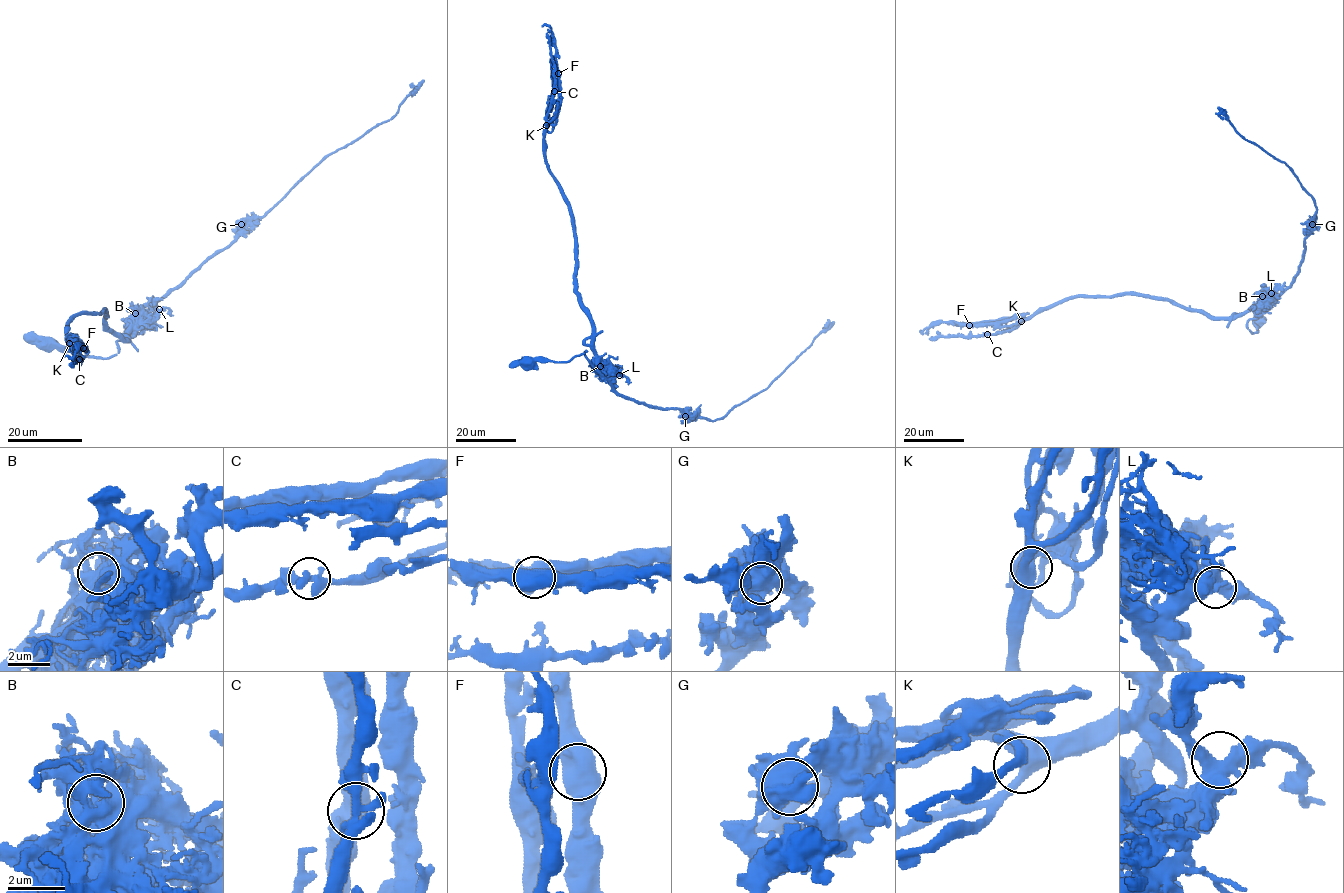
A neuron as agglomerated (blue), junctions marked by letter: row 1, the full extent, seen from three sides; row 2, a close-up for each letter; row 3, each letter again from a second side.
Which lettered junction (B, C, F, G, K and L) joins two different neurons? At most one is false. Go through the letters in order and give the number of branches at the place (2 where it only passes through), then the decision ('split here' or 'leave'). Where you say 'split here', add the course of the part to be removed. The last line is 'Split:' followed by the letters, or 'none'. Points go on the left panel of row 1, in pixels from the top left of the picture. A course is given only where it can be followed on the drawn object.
B: 5 branches meet; split here; foreign part runs (135, 313), (146, 312), (179, 287), (253, 220), (262, 218), (329, 155), (390, 119), (417, 87), (413, 95)
C: 3 branches meet; leave
F: 3 branches meet; leave
G: 6 branches meet; leave
K: 3 branches meet; leave
L: 3 branches meet; leave
Split: B

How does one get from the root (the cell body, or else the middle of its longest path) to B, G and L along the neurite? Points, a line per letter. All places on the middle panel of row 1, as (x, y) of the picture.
B: (526, 360), (568, 362), (586, 350), (587, 360), (597, 370), (599, 366)
G: (526, 360), (568, 362), (586, 350), (587, 360), (618, 393), (649, 405), (678, 408), (685, 416)
L: (526, 360), (568, 362), (586, 350), (586, 358), (601, 374), (619, 375)

